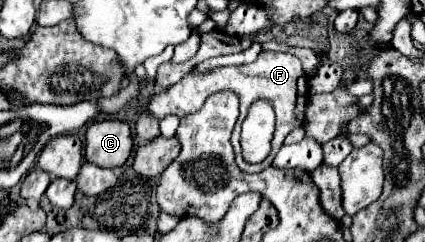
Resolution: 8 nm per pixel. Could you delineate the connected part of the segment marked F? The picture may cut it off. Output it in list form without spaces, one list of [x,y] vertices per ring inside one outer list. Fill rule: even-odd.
[[[261,50],[259,58],[253,64],[243,64],[243,66],[229,66],[229,68],[215,68],[207,74],[187,74],[181,82],[177,82],[175,86],[167,88],[161,94],[155,94],[151,98],[151,102],[147,106],[143,106],[143,112],[151,114],[157,120],[163,120],[165,116],[179,116],[185,118],[187,114],[193,114],[197,110],[201,110],[203,102],[207,96],[211,96],[213,92],[219,90],[231,90],[239,96],[241,102],[241,116],[239,116],[239,132],[233,132],[231,136],[231,144],[235,148],[235,162],[243,172],[261,172],[267,166],[271,166],[277,150],[283,146],[285,136],[303,124],[305,120],[305,106],[309,102],[309,90],[307,90],[307,76],[301,68],[301,60],[293,54],[285,54],[285,52],[271,52],[271,50]],[[257,98],[267,98],[273,102],[275,114],[277,114],[277,124],[275,124],[275,136],[273,136],[273,148],[271,154],[261,162],[261,164],[247,164],[241,156],[241,146],[239,146],[239,134],[241,134],[241,122],[247,116],[247,108],[251,106],[253,100]]]

